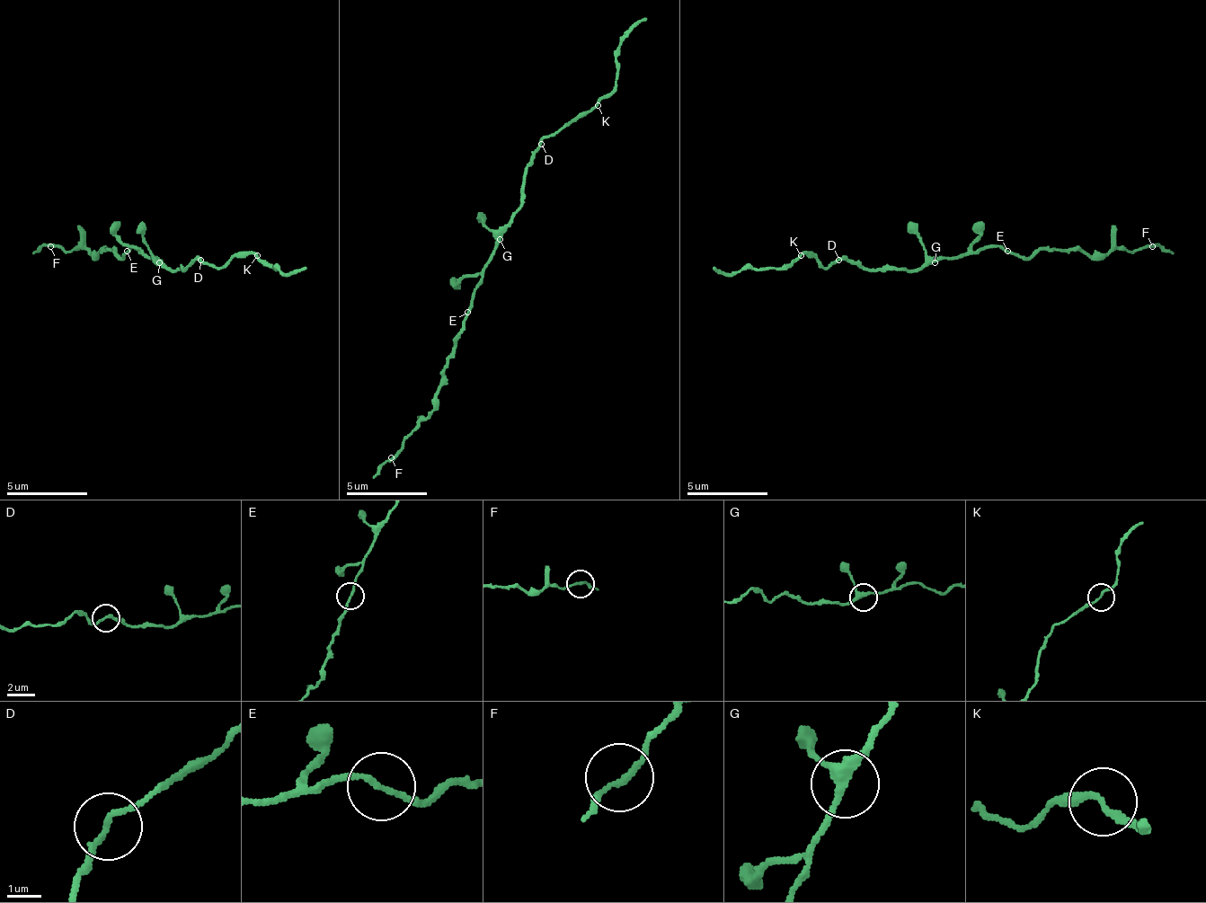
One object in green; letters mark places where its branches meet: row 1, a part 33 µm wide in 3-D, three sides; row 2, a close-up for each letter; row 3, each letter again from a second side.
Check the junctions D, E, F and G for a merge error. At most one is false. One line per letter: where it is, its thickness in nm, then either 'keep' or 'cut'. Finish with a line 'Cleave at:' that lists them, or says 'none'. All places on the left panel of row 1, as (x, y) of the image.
D: at (200, 260); 160 nm thick; keep
E: at (127, 251); 160 nm thick; keep
F: at (50, 246); 150 nm thick; keep
G: at (159, 262); 280 nm thick; keep
Cleave at: none

